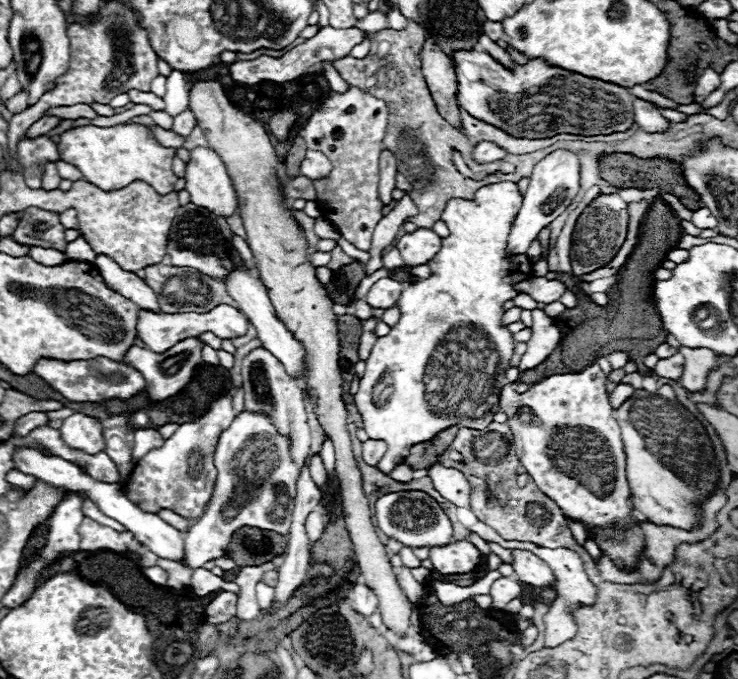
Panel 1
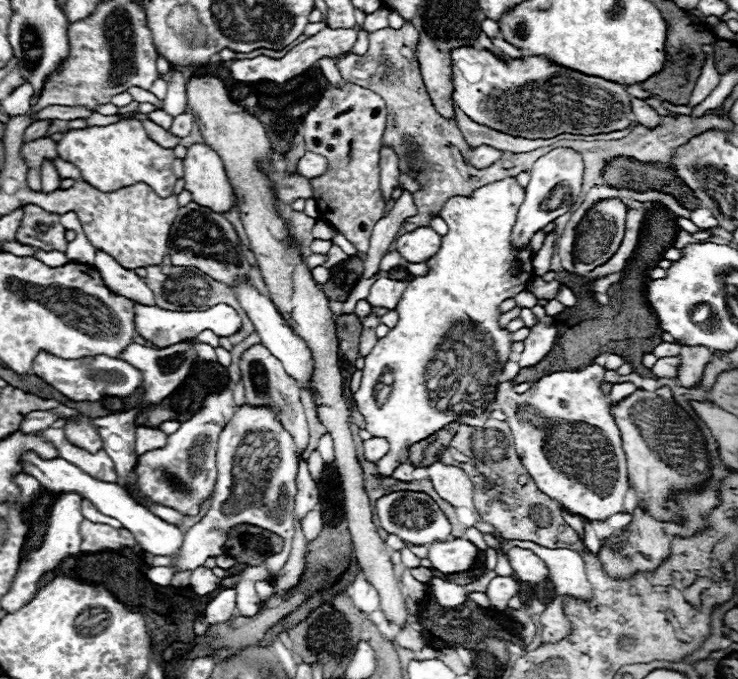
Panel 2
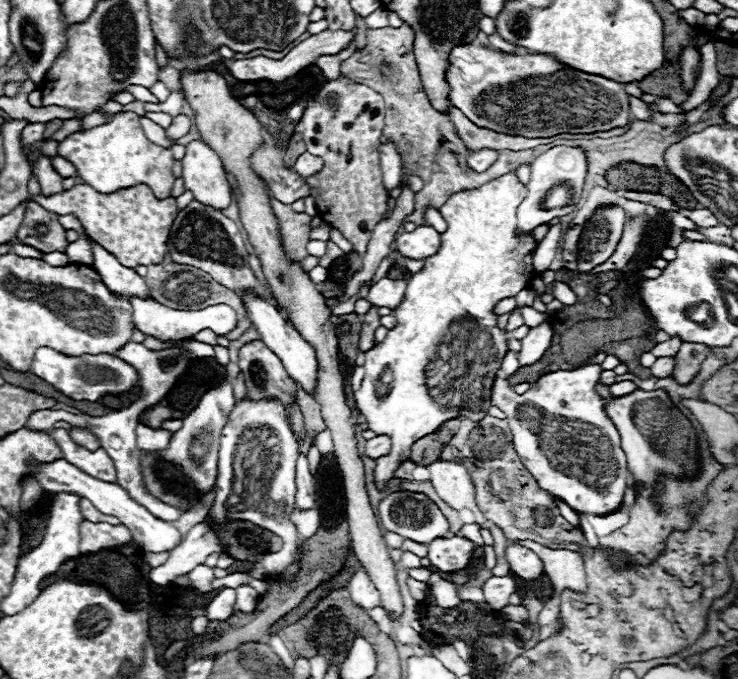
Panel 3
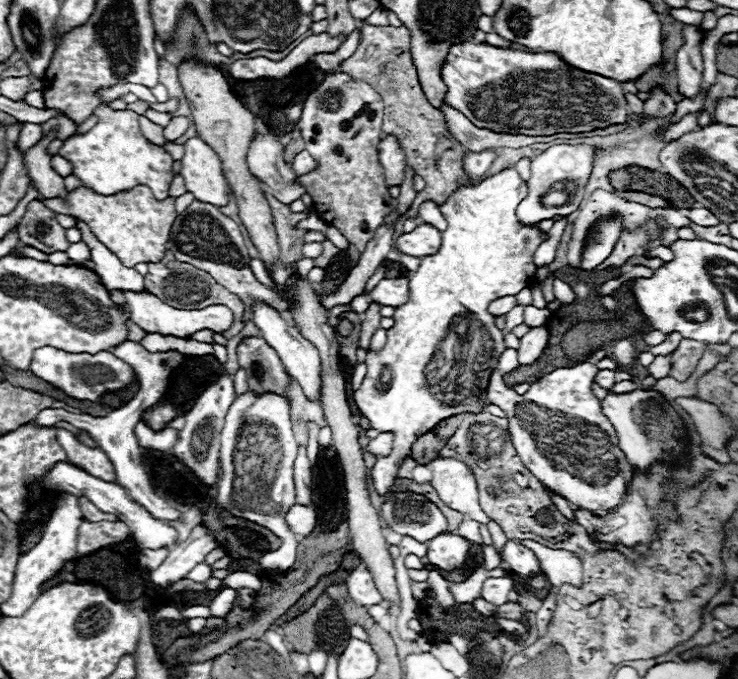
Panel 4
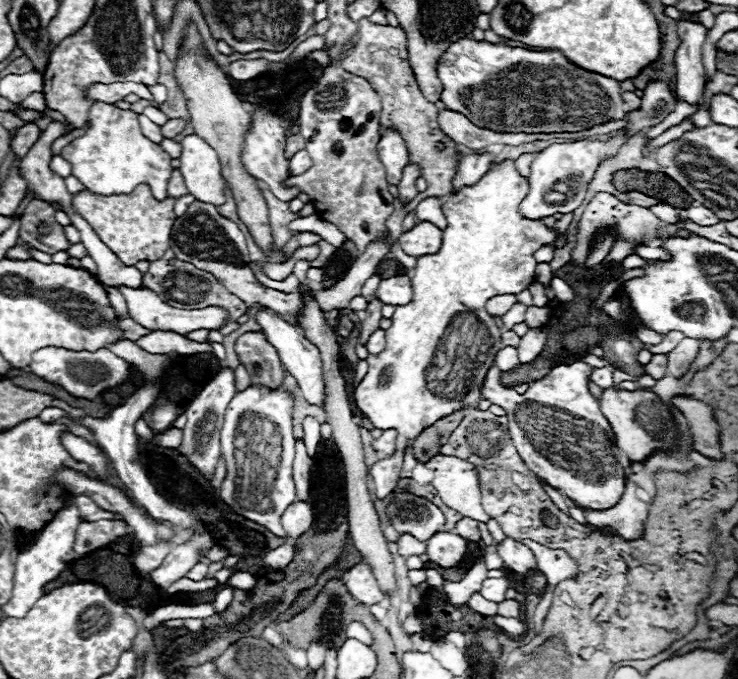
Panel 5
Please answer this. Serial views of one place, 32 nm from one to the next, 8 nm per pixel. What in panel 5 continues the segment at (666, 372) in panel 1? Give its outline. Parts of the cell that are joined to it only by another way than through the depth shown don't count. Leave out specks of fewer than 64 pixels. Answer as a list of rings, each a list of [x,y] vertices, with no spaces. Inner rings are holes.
[[[654,354],[652,362],[646,364],[644,370],[646,370],[648,376],[652,376],[652,378],[658,380],[658,378],[666,376],[666,372],[668,372],[668,358],[664,354]]]

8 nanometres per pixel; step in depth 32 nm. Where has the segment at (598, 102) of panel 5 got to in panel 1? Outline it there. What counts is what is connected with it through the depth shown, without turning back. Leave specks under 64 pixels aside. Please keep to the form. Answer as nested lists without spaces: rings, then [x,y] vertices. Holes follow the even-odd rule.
[[[458,50],[452,58],[458,76],[458,104],[516,138],[550,138],[562,132],[598,136],[626,132],[634,126],[634,96],[616,84],[548,68],[544,60],[528,60],[526,66],[516,66],[510,72],[486,52]]]

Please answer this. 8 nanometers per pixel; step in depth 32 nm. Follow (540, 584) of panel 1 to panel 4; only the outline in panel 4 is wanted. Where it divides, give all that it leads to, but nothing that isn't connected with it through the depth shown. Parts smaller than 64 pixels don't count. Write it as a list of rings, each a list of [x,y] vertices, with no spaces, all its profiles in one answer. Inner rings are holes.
[[[514,540],[506,542],[506,546],[502,550],[502,558],[508,564],[508,568],[512,572],[516,572],[518,576],[532,578],[532,576],[540,574],[540,562],[538,562],[536,554]]]

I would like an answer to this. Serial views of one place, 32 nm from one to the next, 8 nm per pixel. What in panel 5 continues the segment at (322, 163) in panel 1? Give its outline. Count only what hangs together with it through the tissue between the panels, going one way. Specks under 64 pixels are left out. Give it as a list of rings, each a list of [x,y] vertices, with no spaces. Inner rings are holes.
[[[300,150],[292,156],[292,160],[290,160],[290,172],[292,174],[304,174],[310,168],[312,168],[312,158],[308,156],[306,150]]]

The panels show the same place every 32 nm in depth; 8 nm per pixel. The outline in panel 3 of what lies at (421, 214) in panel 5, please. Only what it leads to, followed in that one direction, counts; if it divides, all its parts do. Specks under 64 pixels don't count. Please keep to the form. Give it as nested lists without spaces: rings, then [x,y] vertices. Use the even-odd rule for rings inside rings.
[[[428,210],[428,212],[426,212],[426,220],[428,220],[428,224],[430,224],[432,228],[436,228],[436,232],[440,232],[440,234],[446,232],[446,222],[444,222],[444,218],[440,216],[438,210]]]

